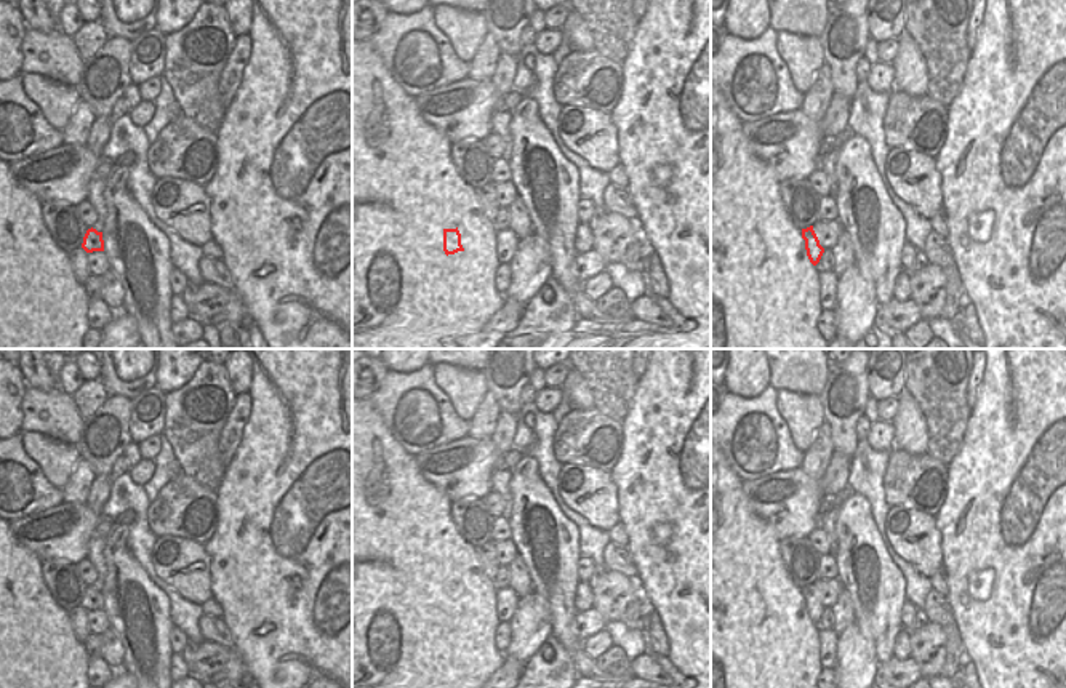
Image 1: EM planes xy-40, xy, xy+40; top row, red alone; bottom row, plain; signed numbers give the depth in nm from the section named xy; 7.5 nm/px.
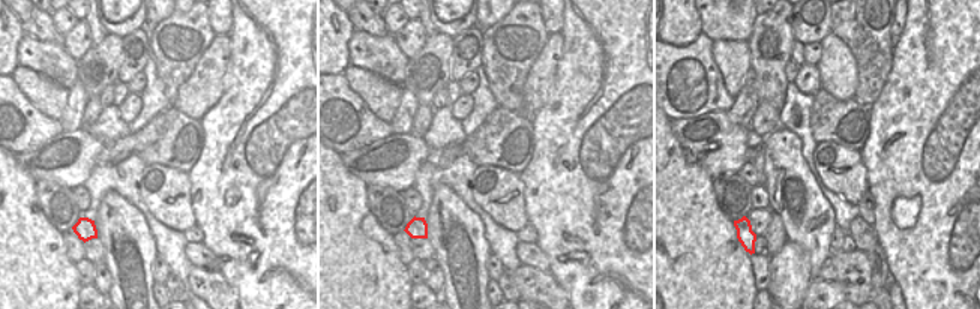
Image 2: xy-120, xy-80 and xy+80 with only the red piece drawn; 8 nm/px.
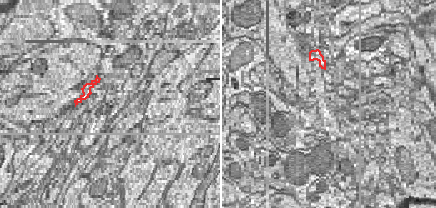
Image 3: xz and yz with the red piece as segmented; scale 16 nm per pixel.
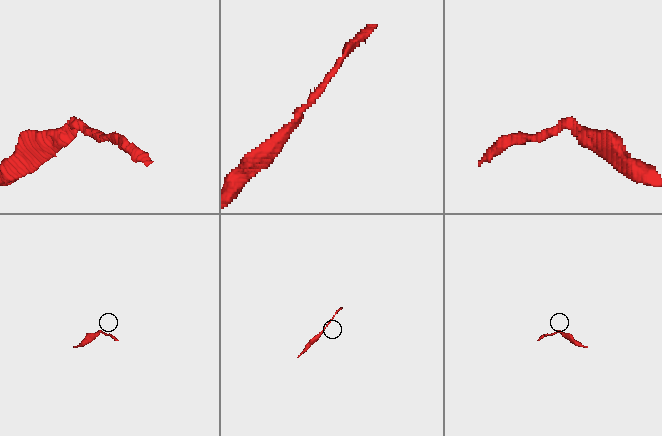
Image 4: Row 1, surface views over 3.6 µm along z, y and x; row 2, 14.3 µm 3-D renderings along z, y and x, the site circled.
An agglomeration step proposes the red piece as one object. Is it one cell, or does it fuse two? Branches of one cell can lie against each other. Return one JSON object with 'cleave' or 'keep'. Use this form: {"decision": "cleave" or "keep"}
{"decision": "cleave"}

